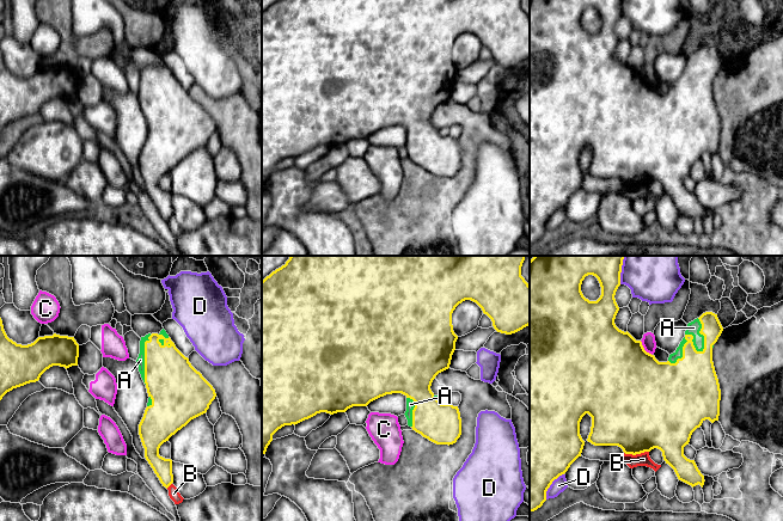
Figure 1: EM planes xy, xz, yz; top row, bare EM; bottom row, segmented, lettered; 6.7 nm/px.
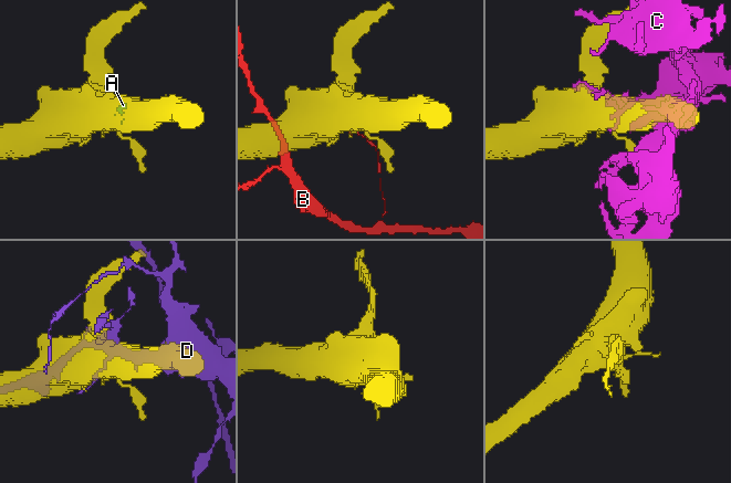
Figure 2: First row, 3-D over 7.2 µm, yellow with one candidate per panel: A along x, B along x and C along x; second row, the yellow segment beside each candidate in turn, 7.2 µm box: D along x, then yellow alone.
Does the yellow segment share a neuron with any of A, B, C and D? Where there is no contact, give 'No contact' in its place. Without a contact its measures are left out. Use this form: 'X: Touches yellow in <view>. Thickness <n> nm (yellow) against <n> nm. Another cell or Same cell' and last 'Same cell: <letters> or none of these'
A: Touches yellow in yz. Thickness 240 nm (yellow) against 90 nm. Same cell
B: Touches yellow in yz. Thickness 480 nm (yellow) against 90 nm. Another cell
C: Touches yellow in yz. Thickness 500 nm (yellow) against 90 nm. Another cell
D: Touches yellow in yz. Thickness 480 nm (yellow) against 100 nm. Another cell
Same cell: A

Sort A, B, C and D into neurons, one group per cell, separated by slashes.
A / B / C / D

